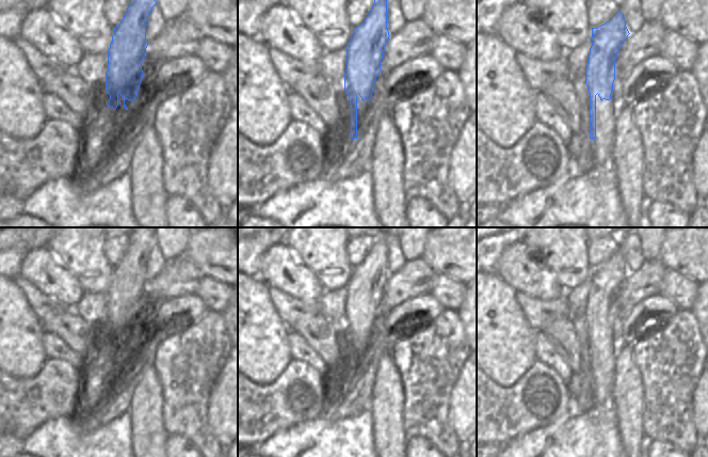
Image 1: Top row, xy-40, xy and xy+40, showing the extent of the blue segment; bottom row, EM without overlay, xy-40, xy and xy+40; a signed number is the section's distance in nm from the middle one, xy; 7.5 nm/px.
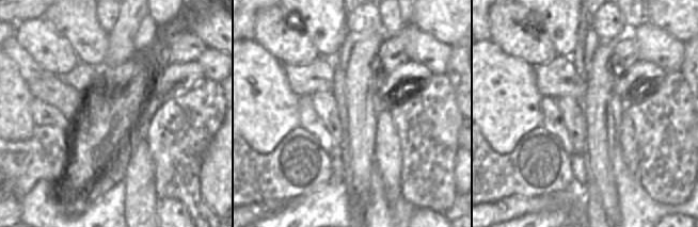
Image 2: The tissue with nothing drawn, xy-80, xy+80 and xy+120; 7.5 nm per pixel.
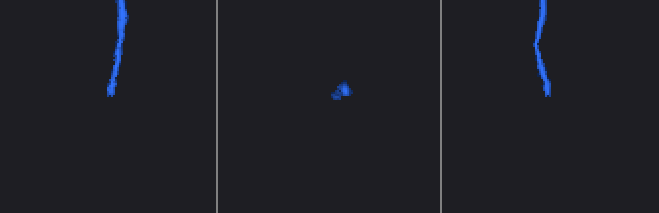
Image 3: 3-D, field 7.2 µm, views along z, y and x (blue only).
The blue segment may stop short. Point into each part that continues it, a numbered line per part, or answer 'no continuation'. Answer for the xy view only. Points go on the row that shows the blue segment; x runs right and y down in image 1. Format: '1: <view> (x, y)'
1: xy (364, 108)

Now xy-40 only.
1: xy-40 (119, 109)

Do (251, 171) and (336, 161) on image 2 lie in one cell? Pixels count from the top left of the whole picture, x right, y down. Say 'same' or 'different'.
different

